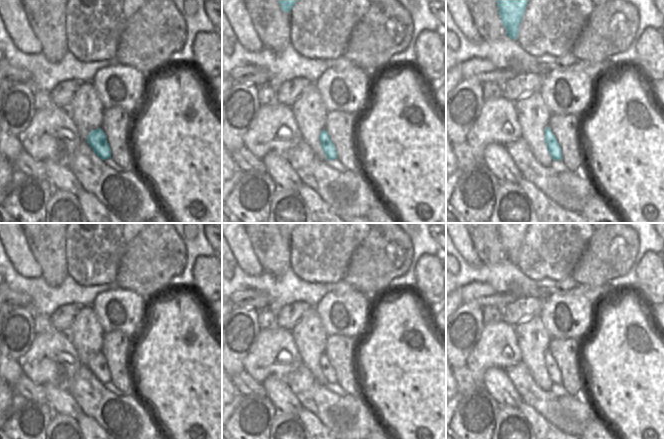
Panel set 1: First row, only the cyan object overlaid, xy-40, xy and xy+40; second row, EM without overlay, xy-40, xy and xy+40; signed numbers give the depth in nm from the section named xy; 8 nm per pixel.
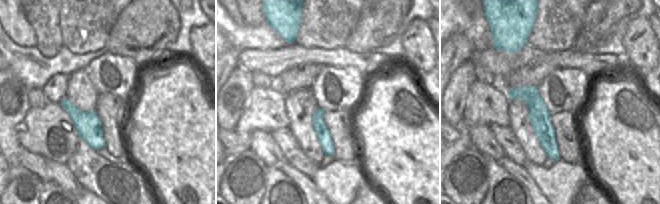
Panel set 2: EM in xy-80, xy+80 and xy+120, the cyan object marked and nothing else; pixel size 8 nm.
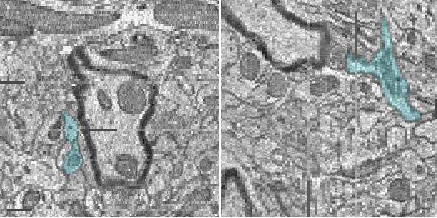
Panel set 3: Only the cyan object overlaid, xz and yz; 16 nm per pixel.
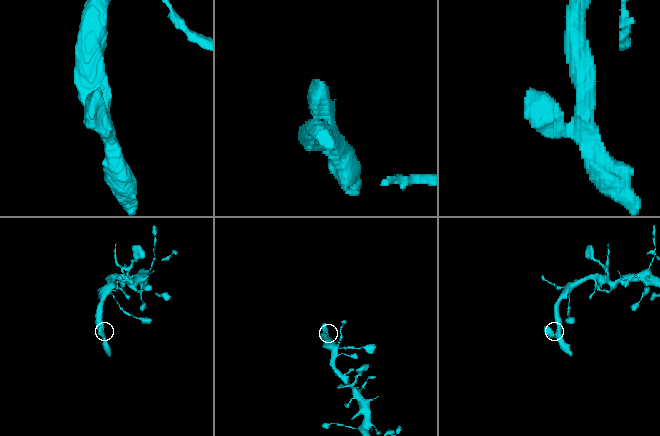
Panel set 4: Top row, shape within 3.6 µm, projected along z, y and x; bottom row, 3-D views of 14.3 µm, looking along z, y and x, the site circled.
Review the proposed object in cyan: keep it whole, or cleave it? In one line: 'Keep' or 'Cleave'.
Keep.

